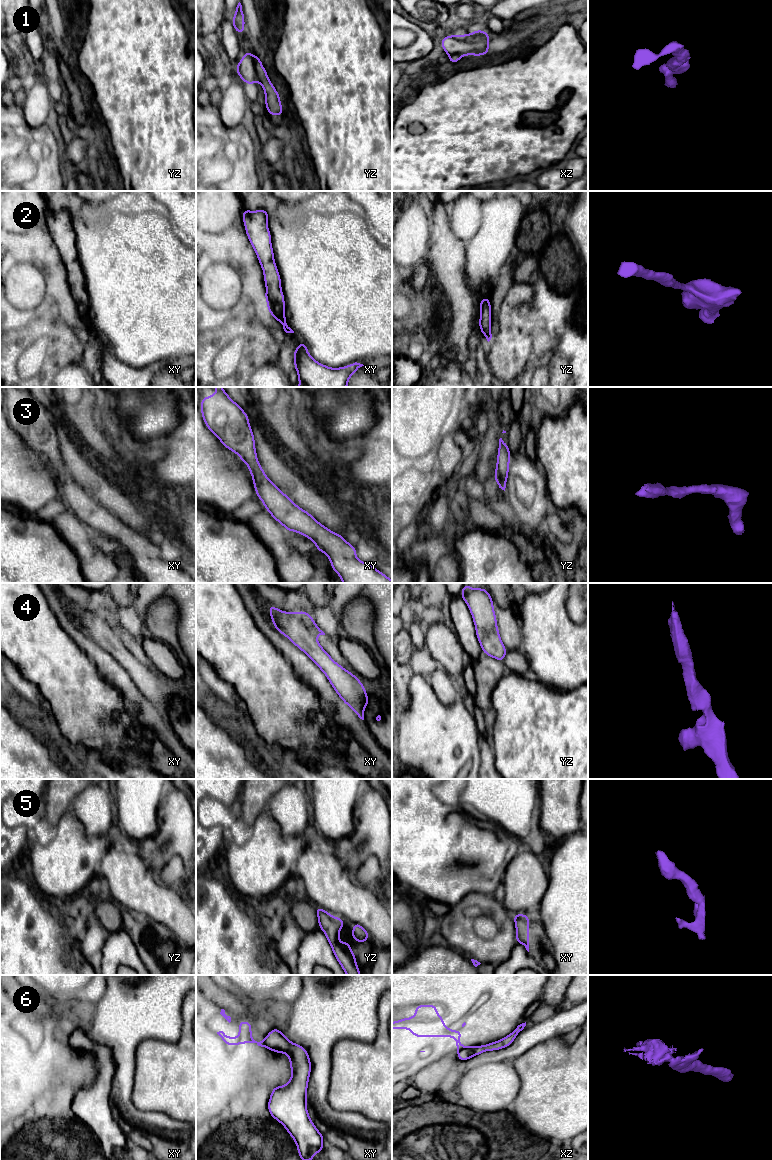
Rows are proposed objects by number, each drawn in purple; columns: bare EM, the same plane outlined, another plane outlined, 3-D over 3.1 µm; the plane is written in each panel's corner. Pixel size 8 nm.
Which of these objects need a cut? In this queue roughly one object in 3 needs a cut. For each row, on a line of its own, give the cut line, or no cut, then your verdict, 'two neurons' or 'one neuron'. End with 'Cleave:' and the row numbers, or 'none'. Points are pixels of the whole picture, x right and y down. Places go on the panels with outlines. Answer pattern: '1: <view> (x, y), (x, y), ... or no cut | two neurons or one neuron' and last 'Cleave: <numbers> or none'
1: yz (249, 54), (253, 61), (256, 80) | two neurons
2: no cut | one neuron
3: no cut | one neuron
4: no cut | one neuron
5: no cut | one neuron
6: xy (264, 1040), (265, 1046) | two neurons
Cleave: 1, 6

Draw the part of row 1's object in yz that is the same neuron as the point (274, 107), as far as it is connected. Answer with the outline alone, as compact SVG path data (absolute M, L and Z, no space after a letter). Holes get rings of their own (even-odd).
M254 54L250 55L255 65L256 81L261 84L265 92L265 104L268 114L283 117L282 104L279 100L280 94L275 90L275 87L269 80L267 72L261 63L261 59Z

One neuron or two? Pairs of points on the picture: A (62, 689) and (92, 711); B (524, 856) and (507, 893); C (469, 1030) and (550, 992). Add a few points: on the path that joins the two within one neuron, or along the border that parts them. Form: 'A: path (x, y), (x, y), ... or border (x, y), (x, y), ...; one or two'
A: path (69, 689), (85, 704); one
B: path (524, 865), (524, 876), (516, 884); one
C: border (545, 985), (540, 998); two

